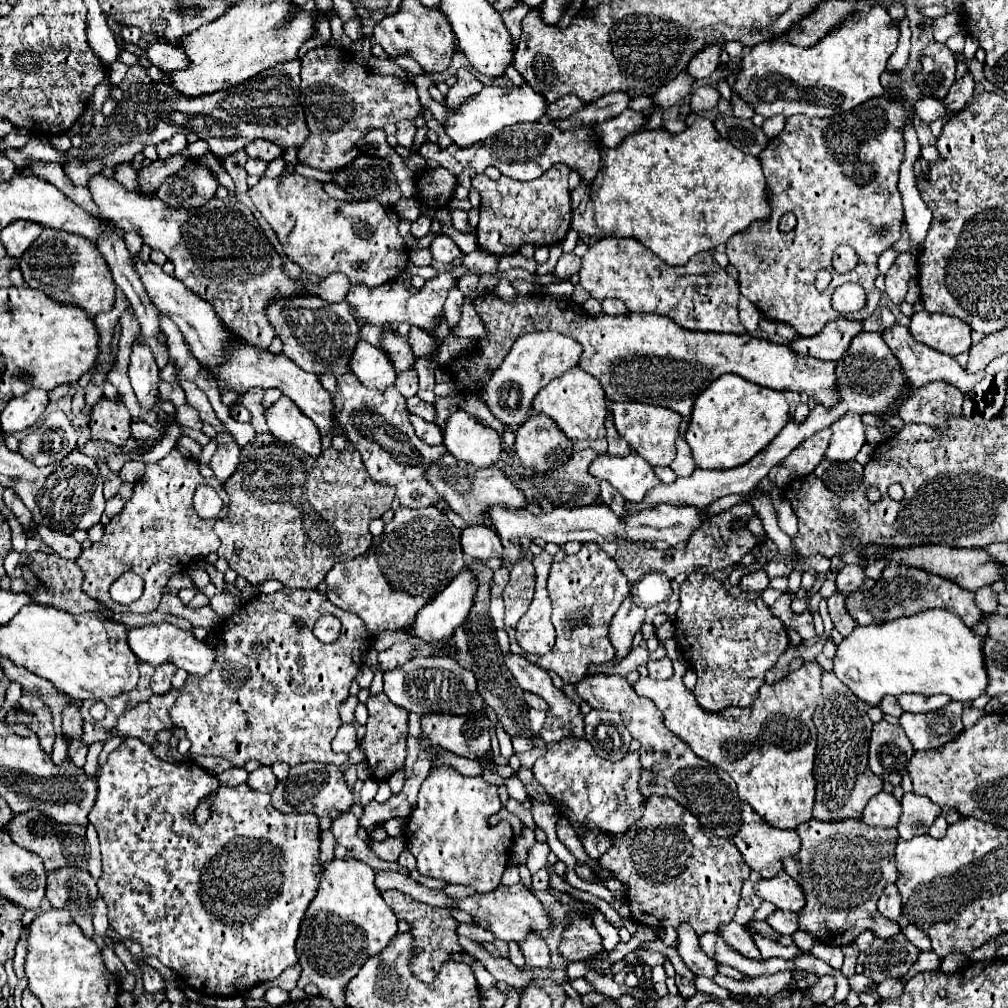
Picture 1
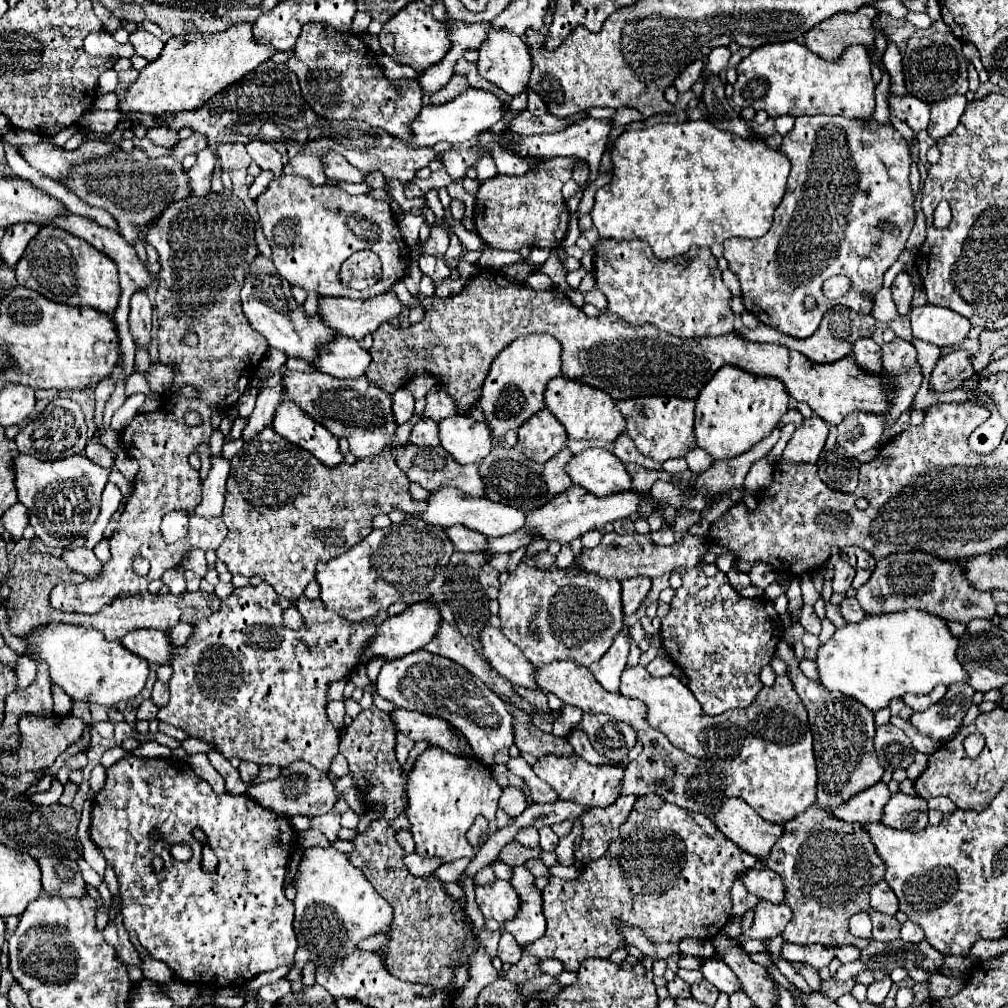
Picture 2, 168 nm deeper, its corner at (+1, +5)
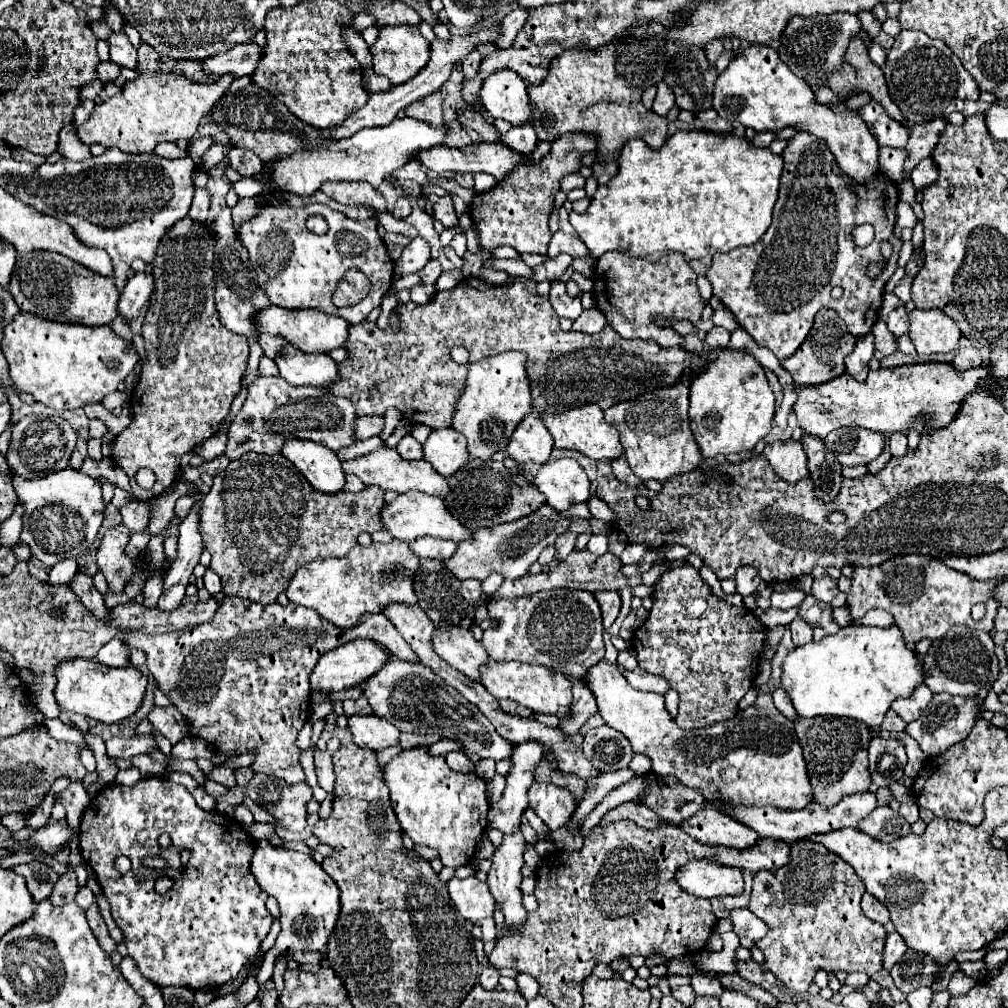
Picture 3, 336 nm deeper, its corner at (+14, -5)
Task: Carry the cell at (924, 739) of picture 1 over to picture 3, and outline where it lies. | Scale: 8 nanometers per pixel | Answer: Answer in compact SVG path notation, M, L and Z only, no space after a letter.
M946 692L934 694L932 706L928 706L918 720L914 720L906 726L906 734L912 736L920 744L920 748L924 750L926 756L934 758L934 756L946 752L956 742L962 742L970 734L972 726L978 720L978 714L980 714L980 700L982 700L982 694L972 696L972 698L952 696L952 694L946 694Z

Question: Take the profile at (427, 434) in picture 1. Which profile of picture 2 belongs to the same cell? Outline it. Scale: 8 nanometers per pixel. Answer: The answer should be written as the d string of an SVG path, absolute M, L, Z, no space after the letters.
M431 418L419 420L411 430L411 444L417 444L417 446L439 446L437 422L431 420Z

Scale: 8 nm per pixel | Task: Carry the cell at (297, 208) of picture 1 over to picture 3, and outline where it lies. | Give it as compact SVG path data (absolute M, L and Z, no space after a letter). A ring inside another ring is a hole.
M264 204L260 206L258 216L238 228L238 238L250 254L250 262L256 272L256 284L264 288L268 300L274 306L290 310L314 308L332 316L340 316L348 324L360 324L376 306L380 306L382 296L392 286L394 264L376 232L376 226L376 220L350 220L322 204L306 204L300 208ZM310 214L322 214L328 220L328 234L316 236L306 228L304 222ZM350 268L362 270L372 288L368 296L356 306L336 308L332 304L332 294Z

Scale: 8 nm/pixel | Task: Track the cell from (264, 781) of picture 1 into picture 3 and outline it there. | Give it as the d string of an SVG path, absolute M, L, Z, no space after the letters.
M214 766L212 772L208 774L208 780L212 782L218 782L226 788L232 788L236 784L236 778L234 778L234 770L228 768L228 766Z

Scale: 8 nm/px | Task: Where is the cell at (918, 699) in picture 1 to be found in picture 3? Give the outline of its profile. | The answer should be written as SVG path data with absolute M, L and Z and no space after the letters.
M920 684L908 698L894 700L892 710L894 710L904 722L914 722L914 720L922 714L922 710L928 706L930 698L932 698L930 688L926 688L924 684Z

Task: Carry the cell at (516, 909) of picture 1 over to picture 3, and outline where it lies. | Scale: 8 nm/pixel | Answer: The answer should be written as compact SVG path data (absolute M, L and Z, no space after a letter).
M470 876L464 880L452 878L448 880L446 886L458 912L468 922L476 922L494 914L494 898L490 896L490 890L486 888L486 884L480 882L476 876Z

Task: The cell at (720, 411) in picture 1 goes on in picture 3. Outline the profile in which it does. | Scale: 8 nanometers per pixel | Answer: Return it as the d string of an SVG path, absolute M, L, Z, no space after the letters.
M734 348L712 350L706 354L706 360L710 360L710 364L706 364L706 372L702 372L702 376L698 376L698 380L694 380L694 384L690 386L690 428L702 456L712 458L716 454L728 456L732 452L752 450L754 444L770 432L776 406L774 392L768 386L764 368L752 354Z

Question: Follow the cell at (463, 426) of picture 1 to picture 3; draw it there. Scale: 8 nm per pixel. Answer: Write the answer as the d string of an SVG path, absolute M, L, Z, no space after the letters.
M454 428L432 430L426 442L422 444L424 460L444 478L450 478L458 468L468 460L466 438Z

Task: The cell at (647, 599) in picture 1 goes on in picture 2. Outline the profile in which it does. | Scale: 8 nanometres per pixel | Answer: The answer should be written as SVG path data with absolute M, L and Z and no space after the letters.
M637 576L637 578L623 580L621 586L623 586L623 612L627 616L631 616L645 602L645 598L651 590L651 580L643 578L643 576Z

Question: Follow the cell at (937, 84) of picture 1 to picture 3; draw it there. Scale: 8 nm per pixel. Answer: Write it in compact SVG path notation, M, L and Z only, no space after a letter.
M902 30L890 48L882 70L894 104L902 110L910 124L922 124L940 118L946 106L950 106L956 98L980 98L980 88L970 72L962 66L960 58L954 56L954 52L942 40L930 38L924 32Z

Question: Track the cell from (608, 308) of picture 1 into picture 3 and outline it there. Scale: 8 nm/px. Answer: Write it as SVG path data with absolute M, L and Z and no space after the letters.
M560 280L552 282L550 304L554 306L554 310L556 310L556 314L560 318L570 318L570 320L576 320L582 314L582 310L584 310L582 304L580 304L580 298L568 296L568 292L564 288L564 282L560 282Z

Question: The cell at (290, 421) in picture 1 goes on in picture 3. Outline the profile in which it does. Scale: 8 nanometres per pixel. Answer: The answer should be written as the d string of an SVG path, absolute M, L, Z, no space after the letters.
M288 440L282 454L304 474L314 490L326 494L344 492L346 474L330 448L310 440Z

